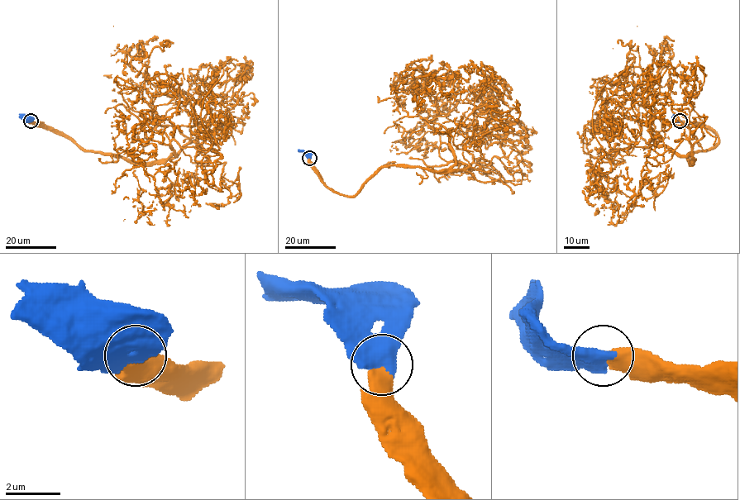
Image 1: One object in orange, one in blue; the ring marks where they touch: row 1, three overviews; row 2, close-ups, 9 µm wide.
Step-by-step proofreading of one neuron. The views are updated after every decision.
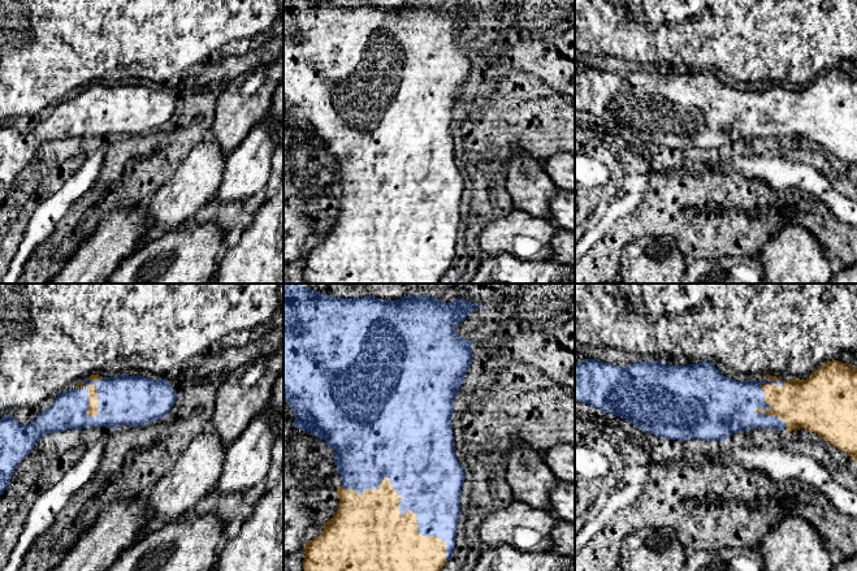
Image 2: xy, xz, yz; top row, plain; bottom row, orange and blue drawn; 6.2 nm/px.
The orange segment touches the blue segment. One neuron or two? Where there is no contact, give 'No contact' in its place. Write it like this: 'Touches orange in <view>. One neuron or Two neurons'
Touches orange in xz. One neuron

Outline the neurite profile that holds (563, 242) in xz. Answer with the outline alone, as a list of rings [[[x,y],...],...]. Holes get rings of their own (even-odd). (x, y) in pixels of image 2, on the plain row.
[[[559,229],[551,239],[551,259],[575,267],[575,233]]]

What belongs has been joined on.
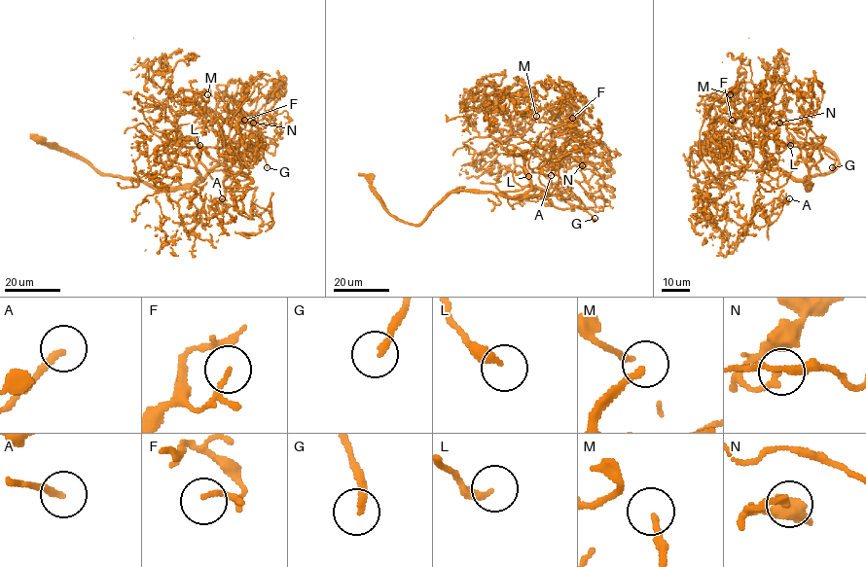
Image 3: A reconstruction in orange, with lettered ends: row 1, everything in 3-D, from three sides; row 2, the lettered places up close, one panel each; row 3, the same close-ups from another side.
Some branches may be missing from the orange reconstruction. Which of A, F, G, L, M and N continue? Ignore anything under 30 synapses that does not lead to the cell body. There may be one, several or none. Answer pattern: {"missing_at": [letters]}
{"missing_at": ["G", "L", "M"]}

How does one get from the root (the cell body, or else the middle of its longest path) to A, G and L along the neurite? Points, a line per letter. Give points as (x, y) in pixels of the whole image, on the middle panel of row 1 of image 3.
A: (562, 103), (552, 110), (551, 130), (536, 148), (539, 158), (553, 165), (542, 170), (551, 175)
G: (562, 103), (524, 154), (524, 195), (595, 218)
L: (562, 103), (552, 110), (551, 130), (535, 148), (520, 156), (509, 155), (505, 149), (528, 176)

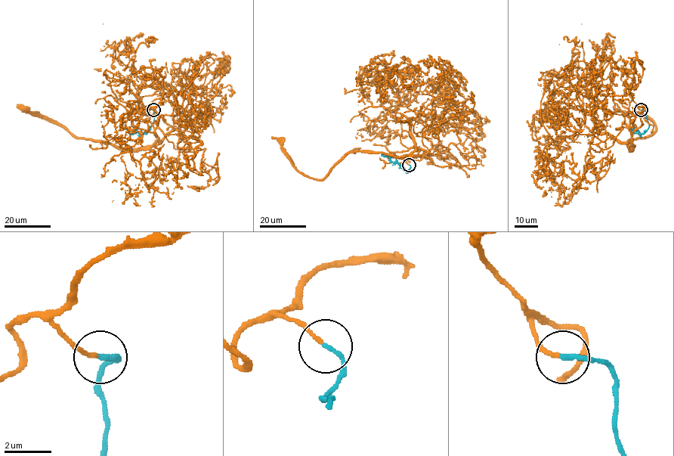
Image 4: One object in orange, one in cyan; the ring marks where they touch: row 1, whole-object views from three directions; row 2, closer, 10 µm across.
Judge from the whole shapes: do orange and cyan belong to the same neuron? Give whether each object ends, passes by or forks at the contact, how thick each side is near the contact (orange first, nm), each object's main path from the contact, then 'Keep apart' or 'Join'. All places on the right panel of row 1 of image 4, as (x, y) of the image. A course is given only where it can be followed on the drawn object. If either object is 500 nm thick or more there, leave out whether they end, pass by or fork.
At the ring orange ends. At the ring cyan ends. Thickness 160 nm (orange) against 180 nm. Course of orange: (641, 110), (595, 103), (598, 127), (565, 137), (538, 179), (545, 103), (571, 107), (550, 92), (555, 105). Course of cyan: (641, 110), (646, 112), (648, 128), (639, 134), (632, 133), (629, 128). Join

